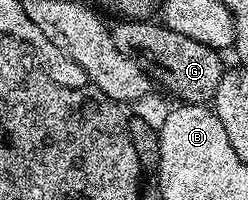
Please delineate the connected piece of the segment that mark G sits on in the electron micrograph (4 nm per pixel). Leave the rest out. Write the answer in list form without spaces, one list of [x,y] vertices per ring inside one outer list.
[[[121,20],[112,27],[115,48],[123,52],[143,72],[185,104],[212,103],[215,92],[219,88],[219,80],[224,76],[227,66],[221,63],[222,55],[212,50],[207,44],[199,44],[199,40],[191,40],[187,36],[179,36],[179,32],[171,32],[157,20]]]

